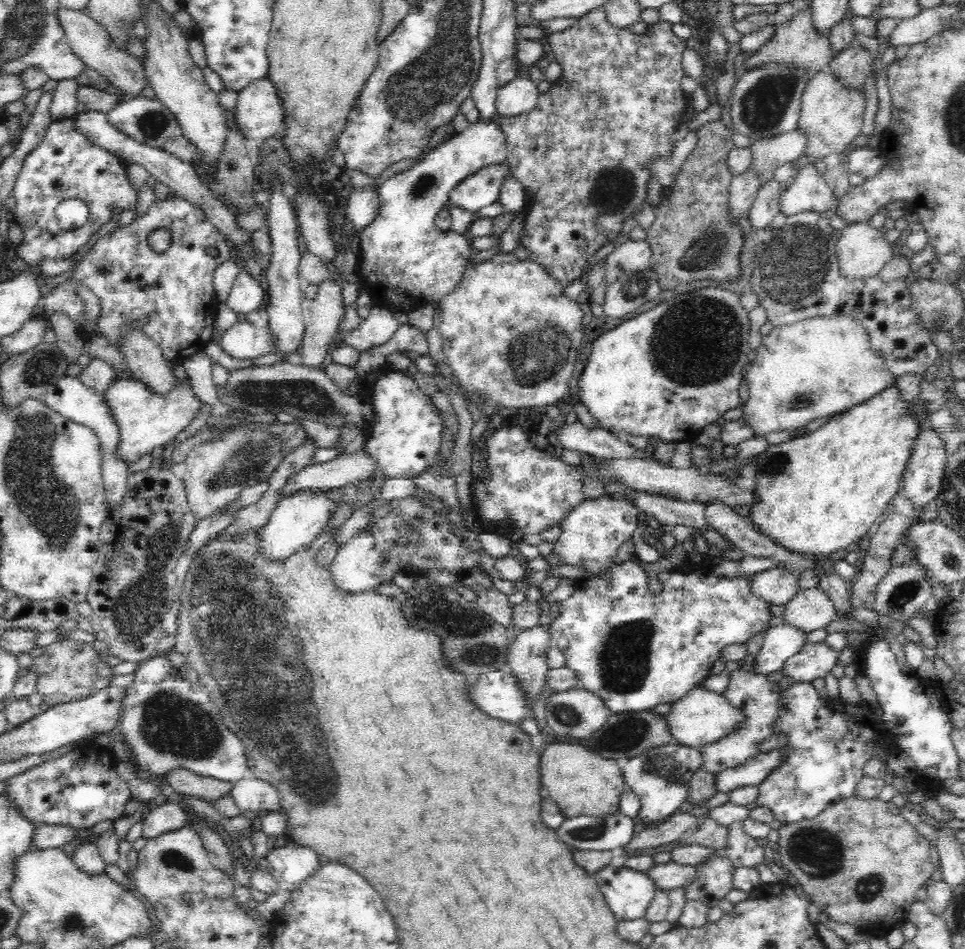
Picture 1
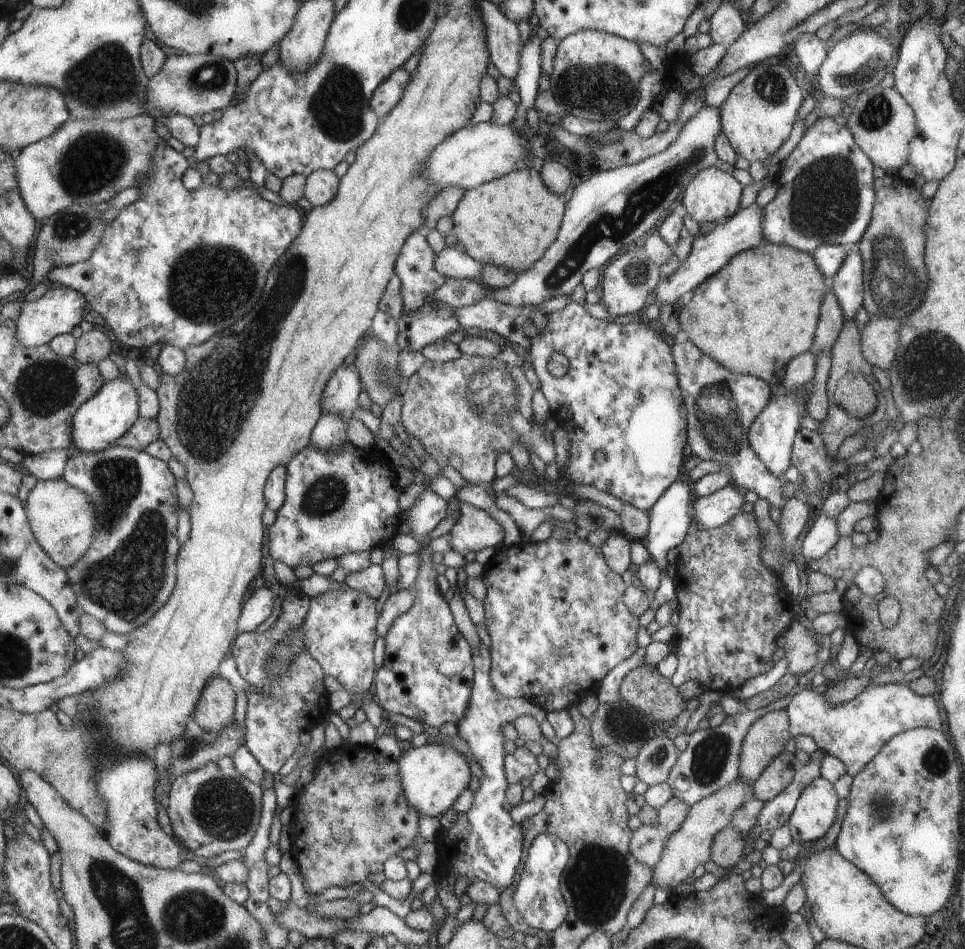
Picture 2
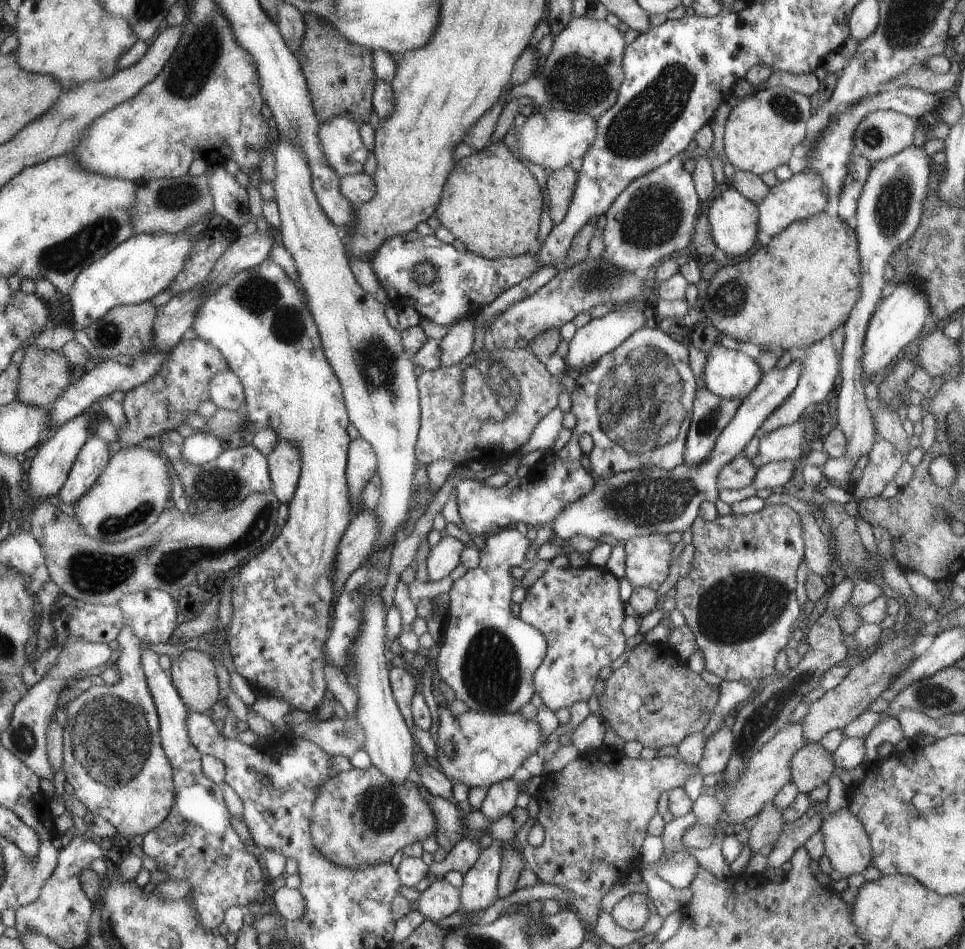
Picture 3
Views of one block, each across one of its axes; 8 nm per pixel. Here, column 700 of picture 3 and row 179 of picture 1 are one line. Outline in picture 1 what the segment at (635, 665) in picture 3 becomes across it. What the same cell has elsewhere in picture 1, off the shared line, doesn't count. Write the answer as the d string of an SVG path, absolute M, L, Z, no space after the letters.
M714 120L700 126L698 130L690 131L696 133L698 142L682 164L682 172L679 172L678 182L674 186L674 192L671 192L670 202L658 208L654 226L647 230L645 238L654 252L650 258L650 267L656 273L661 290L670 290L680 284L708 278L734 282L740 272L738 264L744 240L738 220L729 220L729 186L733 176L726 165L728 153L734 148L731 137L733 130L726 128L720 120Z

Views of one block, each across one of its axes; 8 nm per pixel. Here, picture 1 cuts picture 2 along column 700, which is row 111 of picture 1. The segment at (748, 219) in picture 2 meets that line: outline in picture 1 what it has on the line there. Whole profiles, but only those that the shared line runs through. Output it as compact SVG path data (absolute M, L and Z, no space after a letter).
M270 78L250 82L237 96L235 123L248 140L275 136L284 124L283 99Z

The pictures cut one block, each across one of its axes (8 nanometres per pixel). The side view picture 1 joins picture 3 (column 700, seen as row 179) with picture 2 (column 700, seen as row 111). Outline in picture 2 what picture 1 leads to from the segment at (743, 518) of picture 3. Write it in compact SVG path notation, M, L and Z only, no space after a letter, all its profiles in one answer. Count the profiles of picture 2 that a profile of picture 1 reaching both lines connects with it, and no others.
M738 513L730 520L727 520L722 526L716 528L700 528L700 524L691 522L690 530L687 532L686 538L682 544L676 546L678 550L678 558L676 562L677 574L674 578L675 593L678 598L678 611L680 615L679 624L677 626L678 634L675 638L676 658L678 658L678 666L676 672L670 677L673 685L679 687L688 680L699 682L700 686L705 690L710 691L723 691L724 693L731 693L738 690L748 678L764 674L768 670L774 668L776 661L773 660L774 652L778 650L776 644L777 637L785 633L791 624L796 619L793 613L793 596L788 592L781 577L777 575L771 568L768 568L762 560L762 534L756 522L756 516L753 513Z

